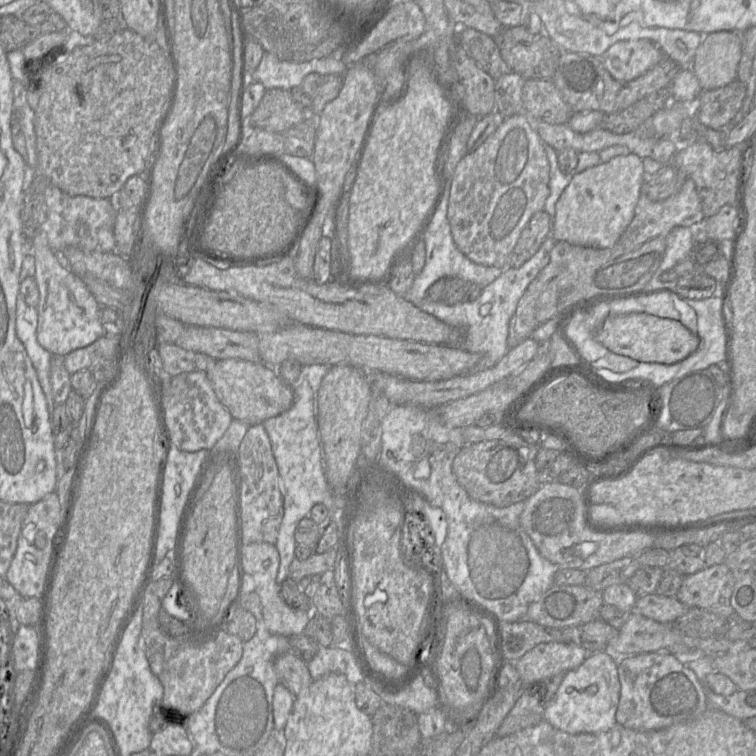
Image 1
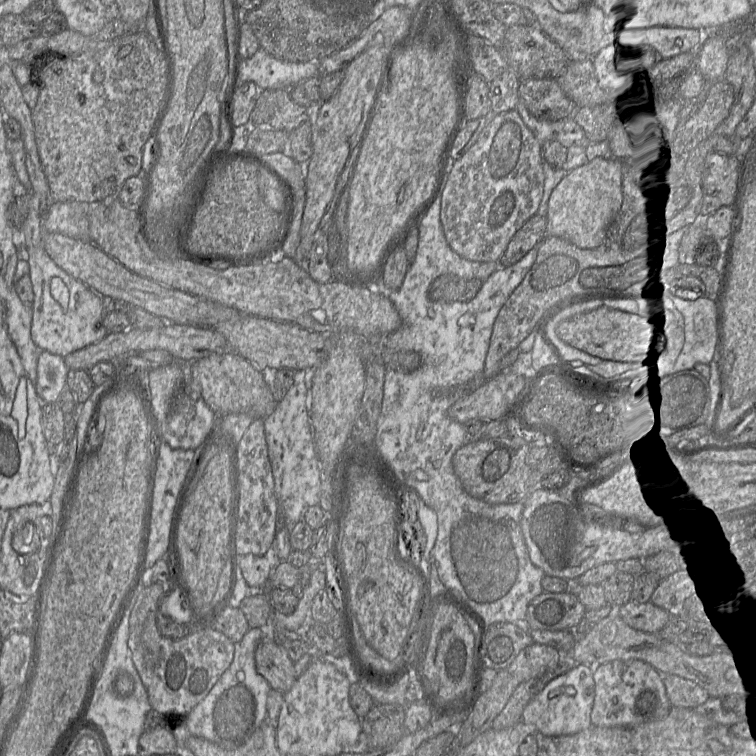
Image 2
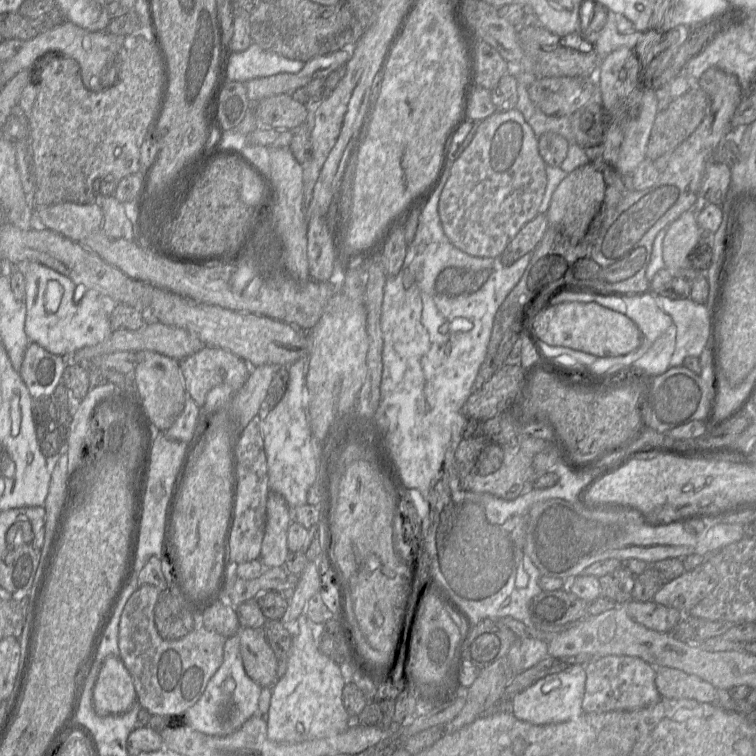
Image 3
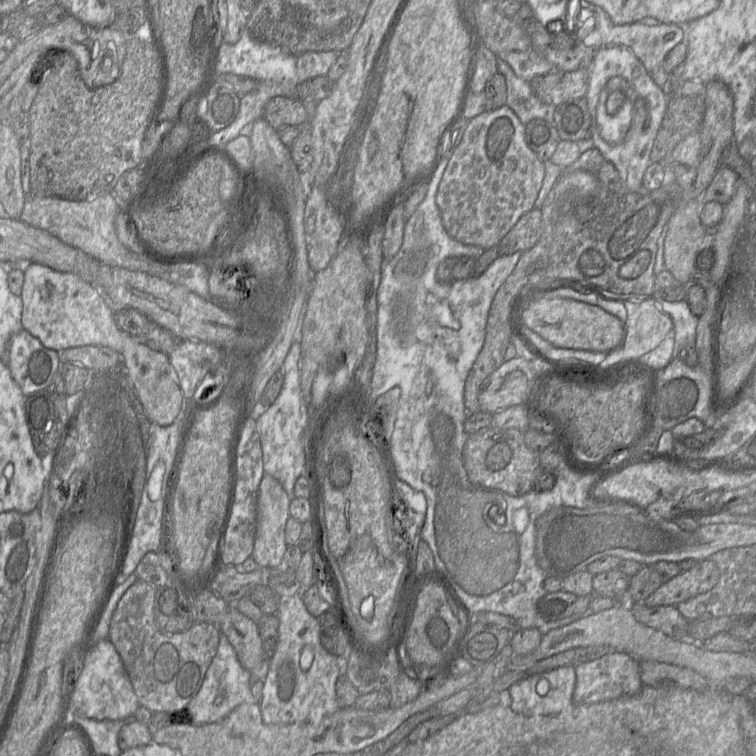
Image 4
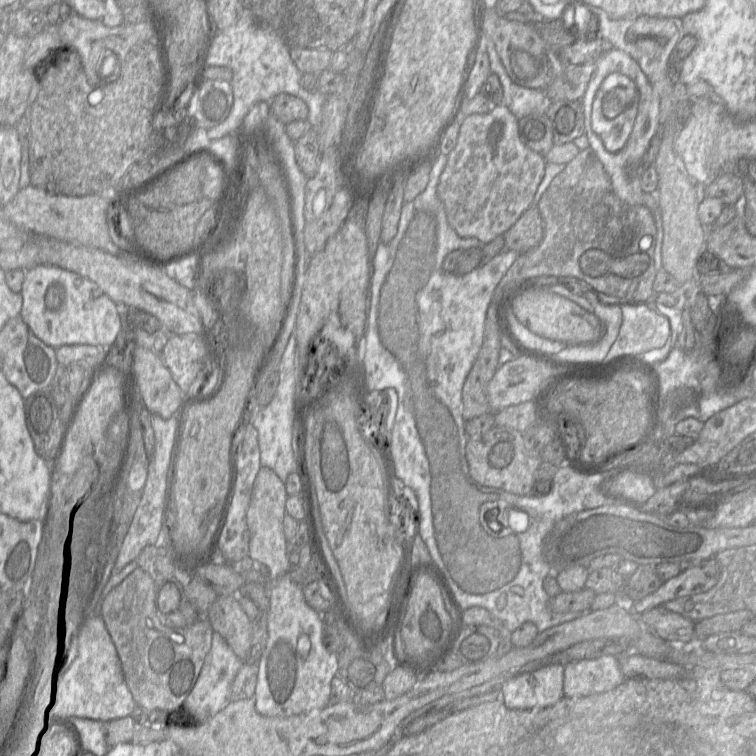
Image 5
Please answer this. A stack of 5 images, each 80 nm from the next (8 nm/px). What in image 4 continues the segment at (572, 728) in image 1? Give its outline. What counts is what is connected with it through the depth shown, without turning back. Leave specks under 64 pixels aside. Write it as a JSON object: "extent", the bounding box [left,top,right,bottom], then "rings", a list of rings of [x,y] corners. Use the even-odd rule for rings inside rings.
{"extent":[508,666,575,714],"rings":[[[563,666],[526,676],[508,689],[511,709],[519,714],[557,714],[574,704],[575,666]]]}

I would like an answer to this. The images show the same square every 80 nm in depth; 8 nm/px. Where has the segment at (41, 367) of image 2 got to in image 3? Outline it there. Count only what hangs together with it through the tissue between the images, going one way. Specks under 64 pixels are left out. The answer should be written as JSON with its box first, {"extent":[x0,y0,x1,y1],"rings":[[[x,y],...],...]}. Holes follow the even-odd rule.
{"extent":[19,342,66,398],"rings":[[[30,342],[19,374],[32,398],[52,396],[62,380],[66,364],[65,357],[50,353],[37,343]]]}

